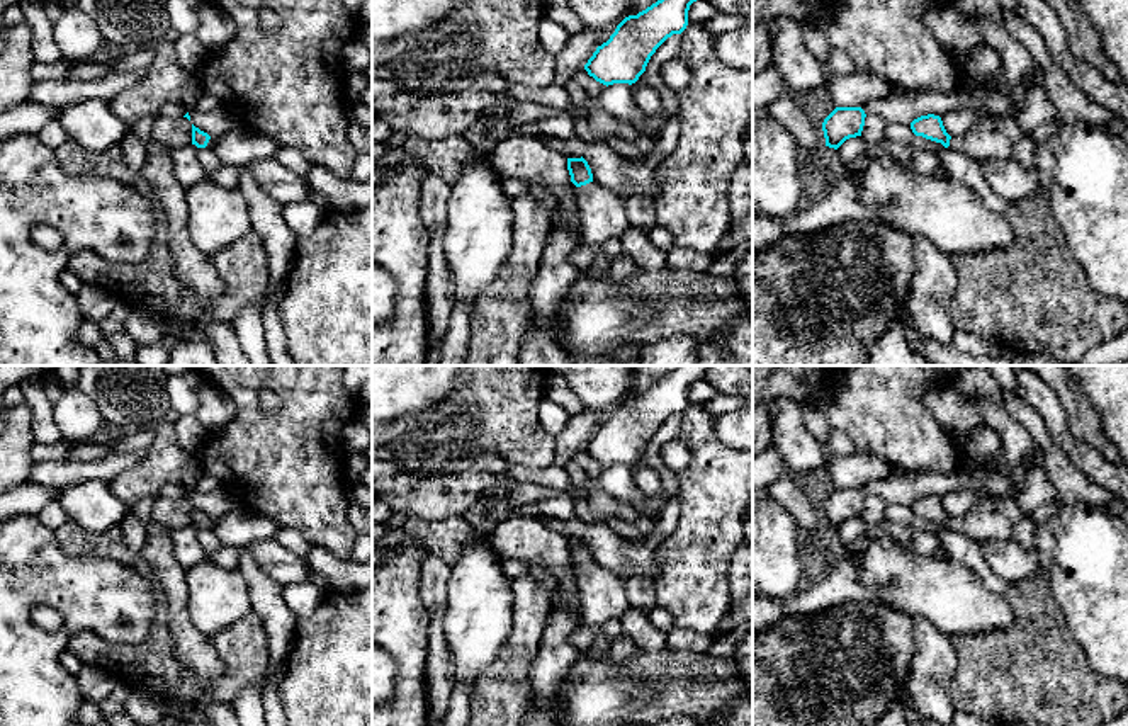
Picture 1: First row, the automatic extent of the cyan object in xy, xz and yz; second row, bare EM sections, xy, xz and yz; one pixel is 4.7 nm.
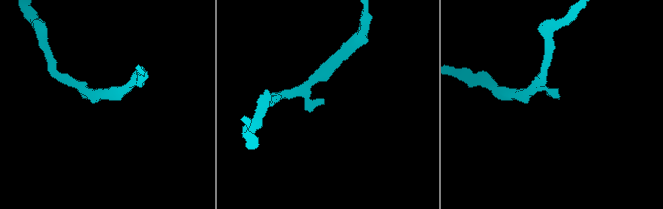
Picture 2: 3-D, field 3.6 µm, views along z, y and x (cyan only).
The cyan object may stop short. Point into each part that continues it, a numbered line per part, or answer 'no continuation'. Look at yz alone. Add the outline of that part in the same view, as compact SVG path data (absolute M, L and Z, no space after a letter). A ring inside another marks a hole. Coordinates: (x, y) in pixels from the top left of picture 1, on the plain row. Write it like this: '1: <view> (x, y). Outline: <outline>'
1: yz (982, 521). Outline: M990 495L979 500L965 515L951 519L950 529L979 542L995 537L1009 537L1012 524L997 512Z

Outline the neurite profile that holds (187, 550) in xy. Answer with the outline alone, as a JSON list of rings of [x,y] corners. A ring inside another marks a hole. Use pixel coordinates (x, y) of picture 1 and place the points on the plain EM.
[[[195,525],[177,529],[170,532],[170,537],[173,546],[173,554],[185,570],[207,559],[204,549],[197,541]]]

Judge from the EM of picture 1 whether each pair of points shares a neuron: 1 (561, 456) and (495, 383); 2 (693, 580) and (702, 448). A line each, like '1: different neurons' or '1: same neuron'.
1: different neurons
2: same neuron

